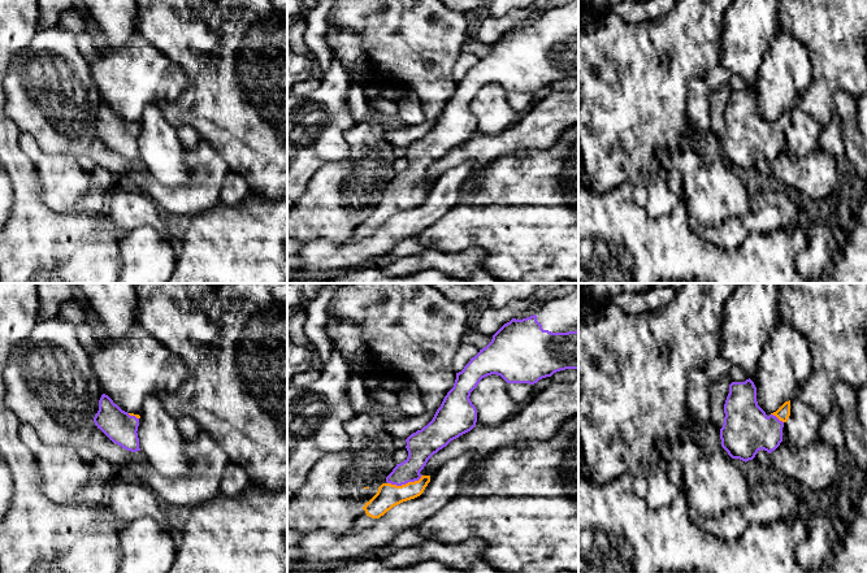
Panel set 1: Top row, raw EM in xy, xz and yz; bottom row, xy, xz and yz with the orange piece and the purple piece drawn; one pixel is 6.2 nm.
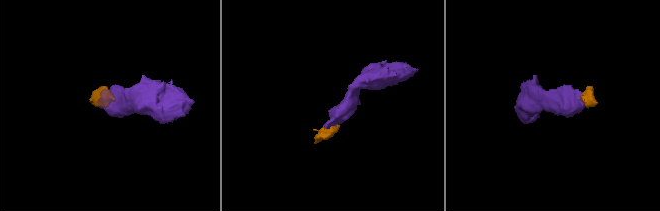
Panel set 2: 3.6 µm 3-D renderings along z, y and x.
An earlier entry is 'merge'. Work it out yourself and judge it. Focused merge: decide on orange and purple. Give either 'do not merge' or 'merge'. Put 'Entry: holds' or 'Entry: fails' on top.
Entry: holds
merge

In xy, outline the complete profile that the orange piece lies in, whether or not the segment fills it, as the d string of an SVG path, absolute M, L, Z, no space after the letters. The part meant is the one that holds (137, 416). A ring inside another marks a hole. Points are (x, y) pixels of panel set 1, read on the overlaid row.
M103 394L94 422L113 443L136 452L140 451L136 433L139 418L139 414L122 411L108 395Z

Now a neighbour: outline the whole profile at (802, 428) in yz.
M797 396L790 400L790 416L783 427L783 442L796 448L819 442L822 418Z

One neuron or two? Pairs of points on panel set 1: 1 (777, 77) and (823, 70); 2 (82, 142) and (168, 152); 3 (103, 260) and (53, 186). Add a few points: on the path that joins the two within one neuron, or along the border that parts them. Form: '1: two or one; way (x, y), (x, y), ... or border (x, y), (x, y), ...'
1: two; border (802, 43), (810, 57), (811, 82), (797, 99)
2: two; border (141, 159), (146, 168)
3: two; border (43, 191), (43, 199), (52, 209), (66, 212)

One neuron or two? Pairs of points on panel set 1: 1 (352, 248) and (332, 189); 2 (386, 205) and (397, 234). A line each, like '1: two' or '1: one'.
1: two
2: two

